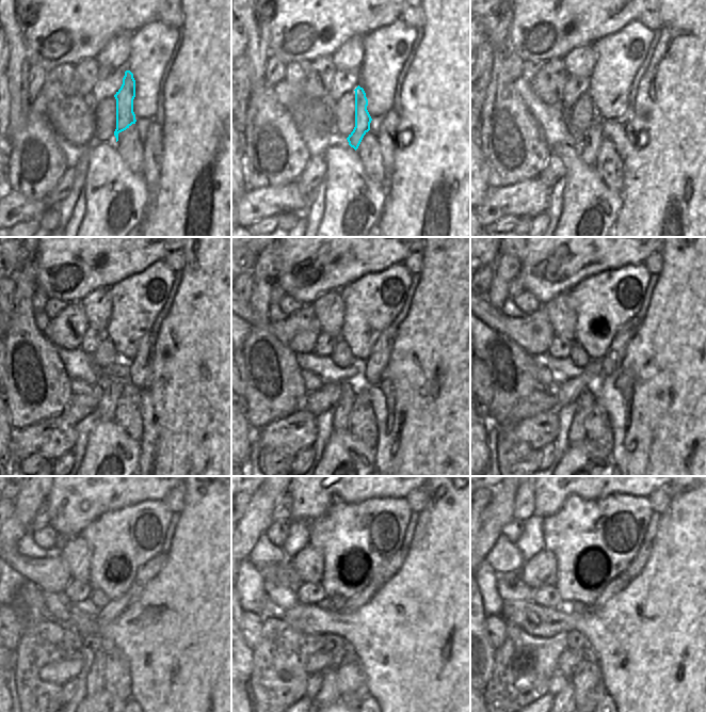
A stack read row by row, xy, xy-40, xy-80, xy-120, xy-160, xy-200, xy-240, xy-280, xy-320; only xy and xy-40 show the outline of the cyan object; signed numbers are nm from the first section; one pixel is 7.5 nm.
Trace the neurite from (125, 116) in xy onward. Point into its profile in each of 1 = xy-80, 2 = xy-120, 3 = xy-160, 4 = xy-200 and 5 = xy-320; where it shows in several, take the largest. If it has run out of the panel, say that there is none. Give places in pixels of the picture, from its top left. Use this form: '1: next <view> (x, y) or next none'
1: next xy-80 (588, 149)
2: next xy-120 (111, 385)
3: next xy-160 (342, 409)
4: next xy-200 (576, 433)
5: next xy-320 (566, 693)

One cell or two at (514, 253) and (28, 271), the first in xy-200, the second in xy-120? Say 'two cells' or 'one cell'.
one cell

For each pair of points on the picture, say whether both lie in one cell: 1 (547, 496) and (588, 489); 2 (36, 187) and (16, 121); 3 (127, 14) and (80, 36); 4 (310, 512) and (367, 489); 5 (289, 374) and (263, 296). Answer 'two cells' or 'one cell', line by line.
1: one cell
2: two cells
3: one cell
4: one cell
5: one cell

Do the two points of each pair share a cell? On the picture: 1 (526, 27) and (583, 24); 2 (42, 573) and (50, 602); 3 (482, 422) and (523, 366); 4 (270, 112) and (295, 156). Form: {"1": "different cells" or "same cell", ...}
{"1": "same cell", "2": "different cells", "3": "different cells", "4": "same cell"}

